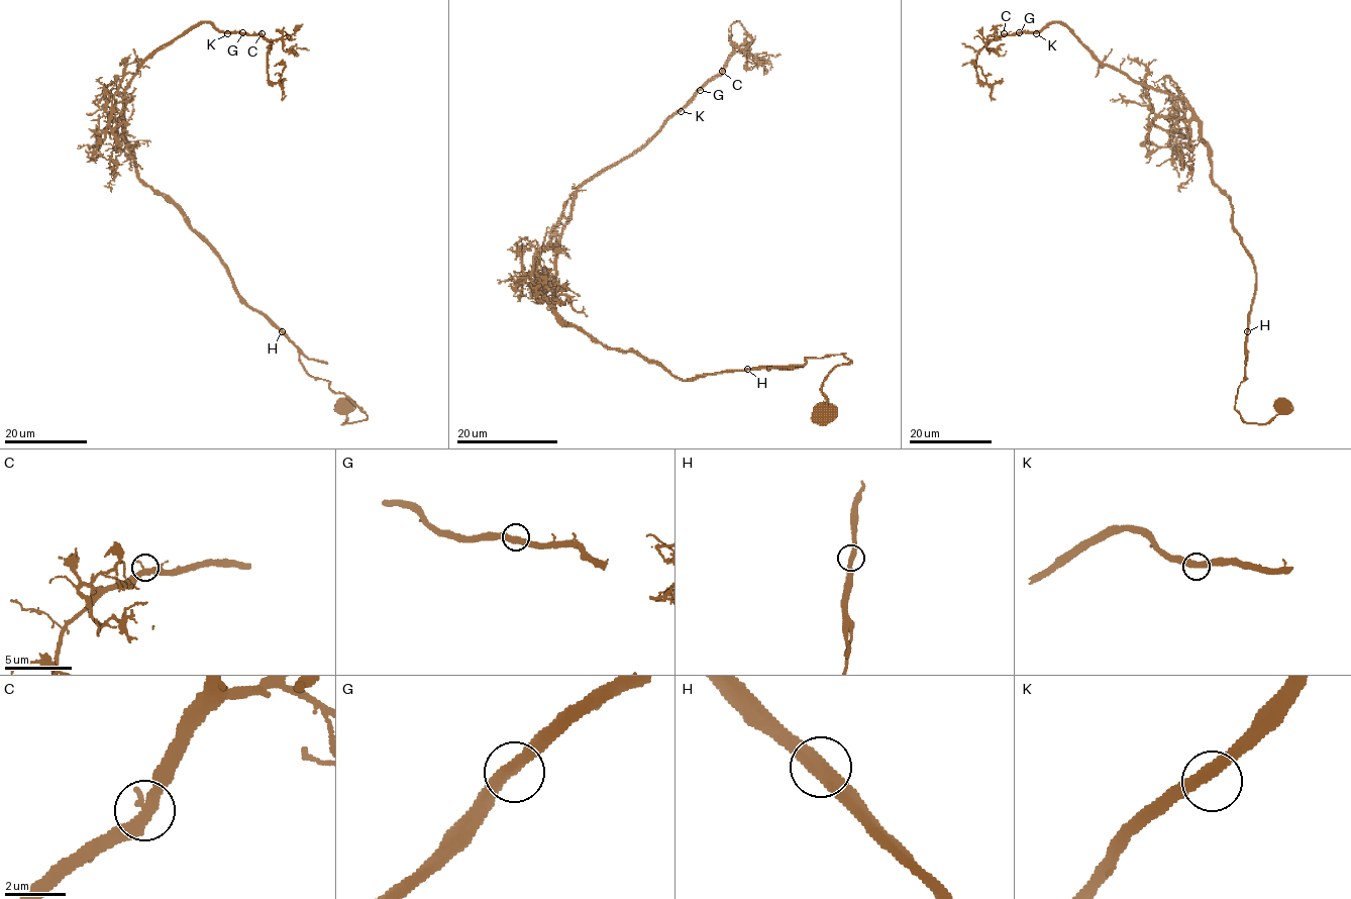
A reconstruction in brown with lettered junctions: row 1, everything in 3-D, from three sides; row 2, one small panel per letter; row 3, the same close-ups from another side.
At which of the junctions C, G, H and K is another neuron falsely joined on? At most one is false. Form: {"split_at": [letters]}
{"split_at": []}

